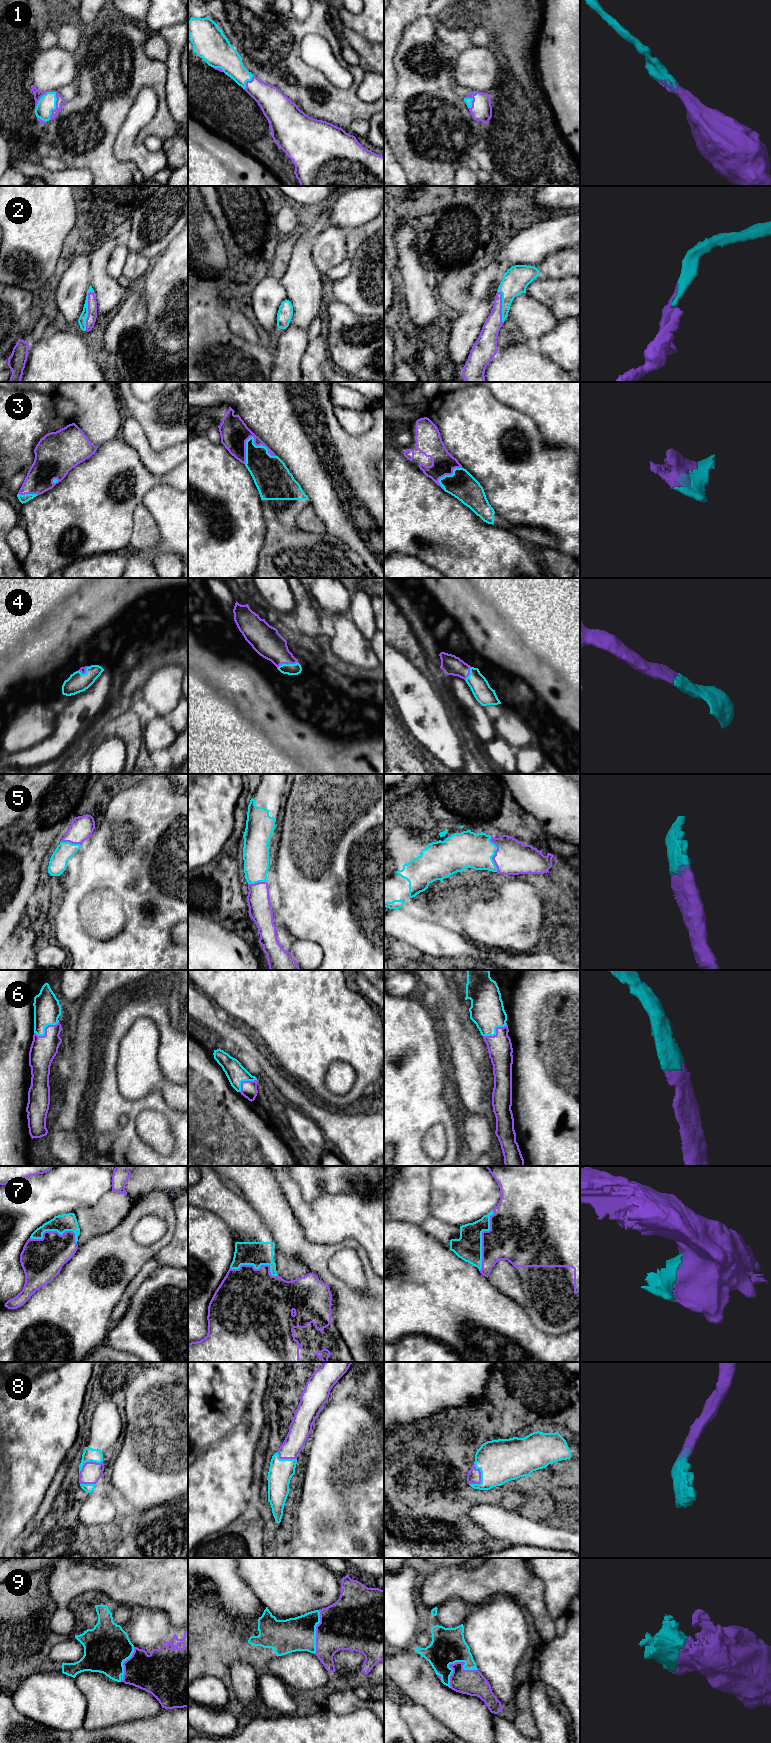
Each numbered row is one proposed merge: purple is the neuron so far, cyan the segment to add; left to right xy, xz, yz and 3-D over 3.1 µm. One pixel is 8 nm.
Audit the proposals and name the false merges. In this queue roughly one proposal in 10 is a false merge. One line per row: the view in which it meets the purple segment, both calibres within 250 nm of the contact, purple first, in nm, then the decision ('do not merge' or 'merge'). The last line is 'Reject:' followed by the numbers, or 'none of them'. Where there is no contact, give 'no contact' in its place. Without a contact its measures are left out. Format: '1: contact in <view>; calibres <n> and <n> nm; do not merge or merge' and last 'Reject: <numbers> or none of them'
1: contact in xy; calibres 70 and 140 nm; merge
2: contact in xy; calibres 80 and 60 nm; merge
3: contact in xz; calibres 220 and 280 nm; merge
4: contact in xz; calibres 240 and 100 nm; merge
5: contact in yz; calibres 280 and 300 nm; merge
6: contact in xy; calibres 220 and 220 nm; merge
7: contact in yz; calibres 400 and 220 nm; merge
8: contact in yz; calibres 110 and 340 nm; merge
9: contact in yz; calibres 200 and 280 nm; merge
Reject: none of them

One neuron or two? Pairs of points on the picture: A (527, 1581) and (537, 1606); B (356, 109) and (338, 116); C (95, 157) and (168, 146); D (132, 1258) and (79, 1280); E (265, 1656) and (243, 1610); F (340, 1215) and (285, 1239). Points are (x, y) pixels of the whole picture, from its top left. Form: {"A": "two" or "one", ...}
{"A": "one", "B": "one", "C": "two", "D": "one", "E": "two", "F": "two"}

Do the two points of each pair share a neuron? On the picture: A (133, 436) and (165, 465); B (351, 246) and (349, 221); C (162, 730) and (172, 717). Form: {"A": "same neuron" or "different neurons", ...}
{"A": "same neuron", "B": "different neurons", "C": "different neurons"}

